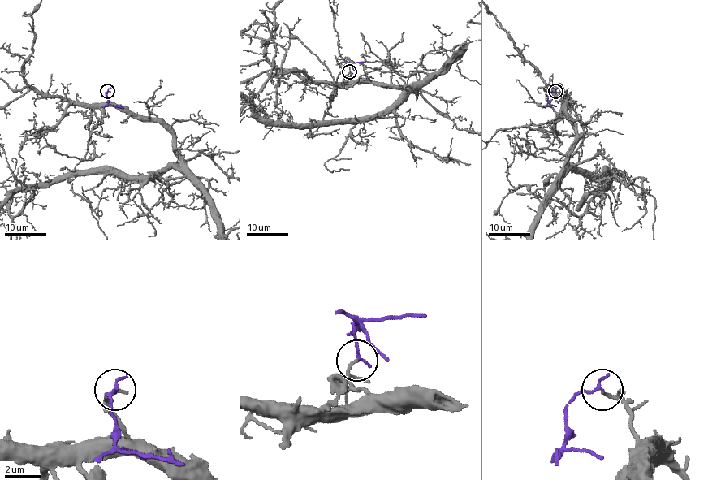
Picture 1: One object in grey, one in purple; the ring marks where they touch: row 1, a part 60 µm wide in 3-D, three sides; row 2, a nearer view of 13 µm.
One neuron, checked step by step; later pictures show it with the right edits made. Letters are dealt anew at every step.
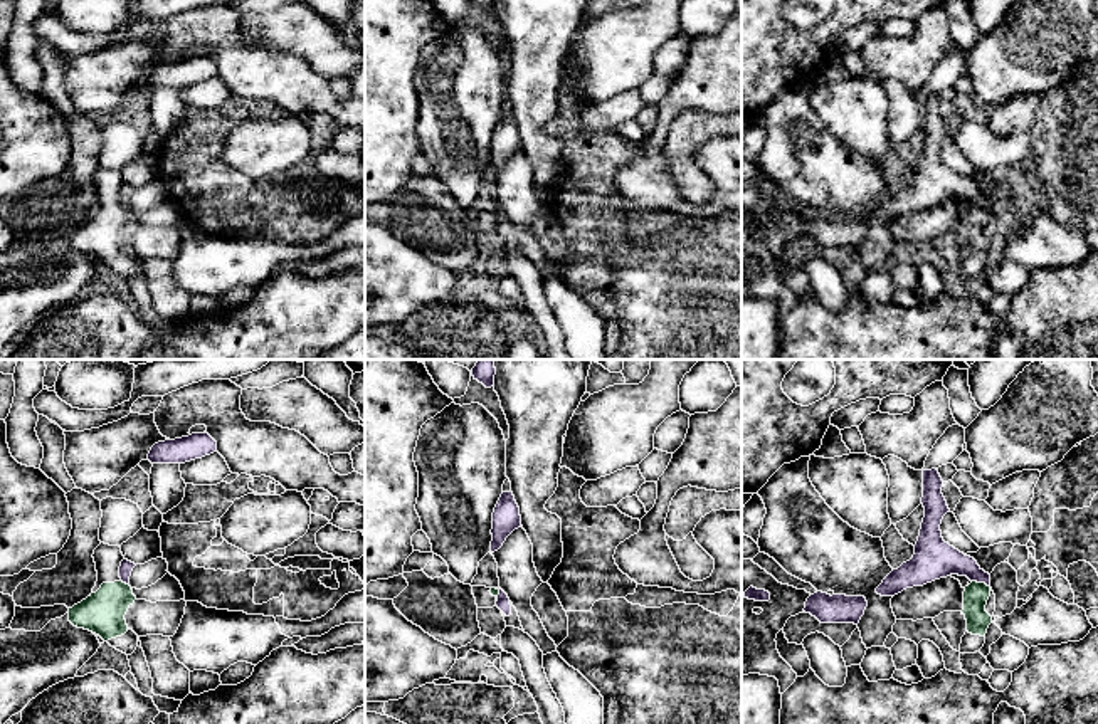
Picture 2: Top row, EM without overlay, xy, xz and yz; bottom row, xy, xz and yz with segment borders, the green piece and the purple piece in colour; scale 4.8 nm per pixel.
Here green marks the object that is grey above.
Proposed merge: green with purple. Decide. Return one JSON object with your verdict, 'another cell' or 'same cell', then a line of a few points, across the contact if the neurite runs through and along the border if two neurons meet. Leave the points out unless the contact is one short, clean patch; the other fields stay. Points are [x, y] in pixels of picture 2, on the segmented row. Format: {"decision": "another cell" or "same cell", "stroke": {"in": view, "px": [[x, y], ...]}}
{"decision": "another cell", "stroke": {"in": "yz", "px": [[972, 580], [984, 582], [989, 587]]}}

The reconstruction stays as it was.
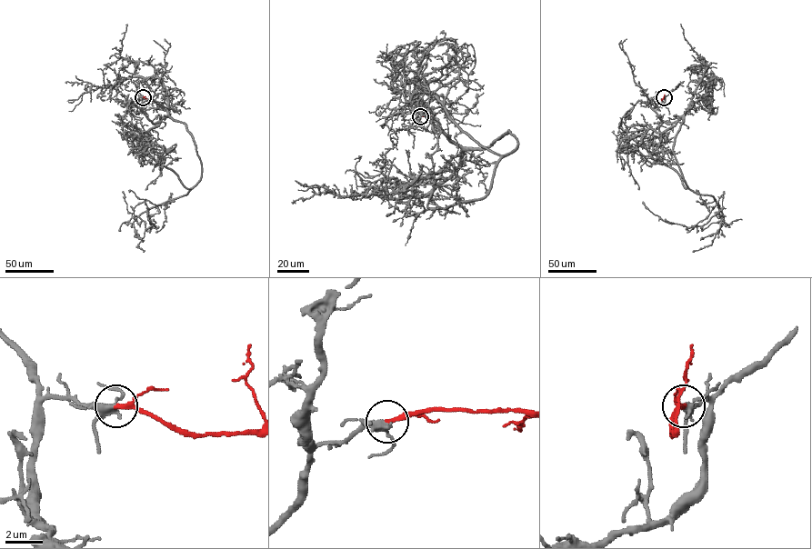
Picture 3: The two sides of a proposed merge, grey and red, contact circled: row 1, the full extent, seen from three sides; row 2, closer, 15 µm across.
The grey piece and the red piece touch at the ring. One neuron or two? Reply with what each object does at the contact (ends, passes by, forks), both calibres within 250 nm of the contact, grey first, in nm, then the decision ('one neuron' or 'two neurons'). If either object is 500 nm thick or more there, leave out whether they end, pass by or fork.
grey forks; red passes by; calibres 280 and 170 nm; one neuron

